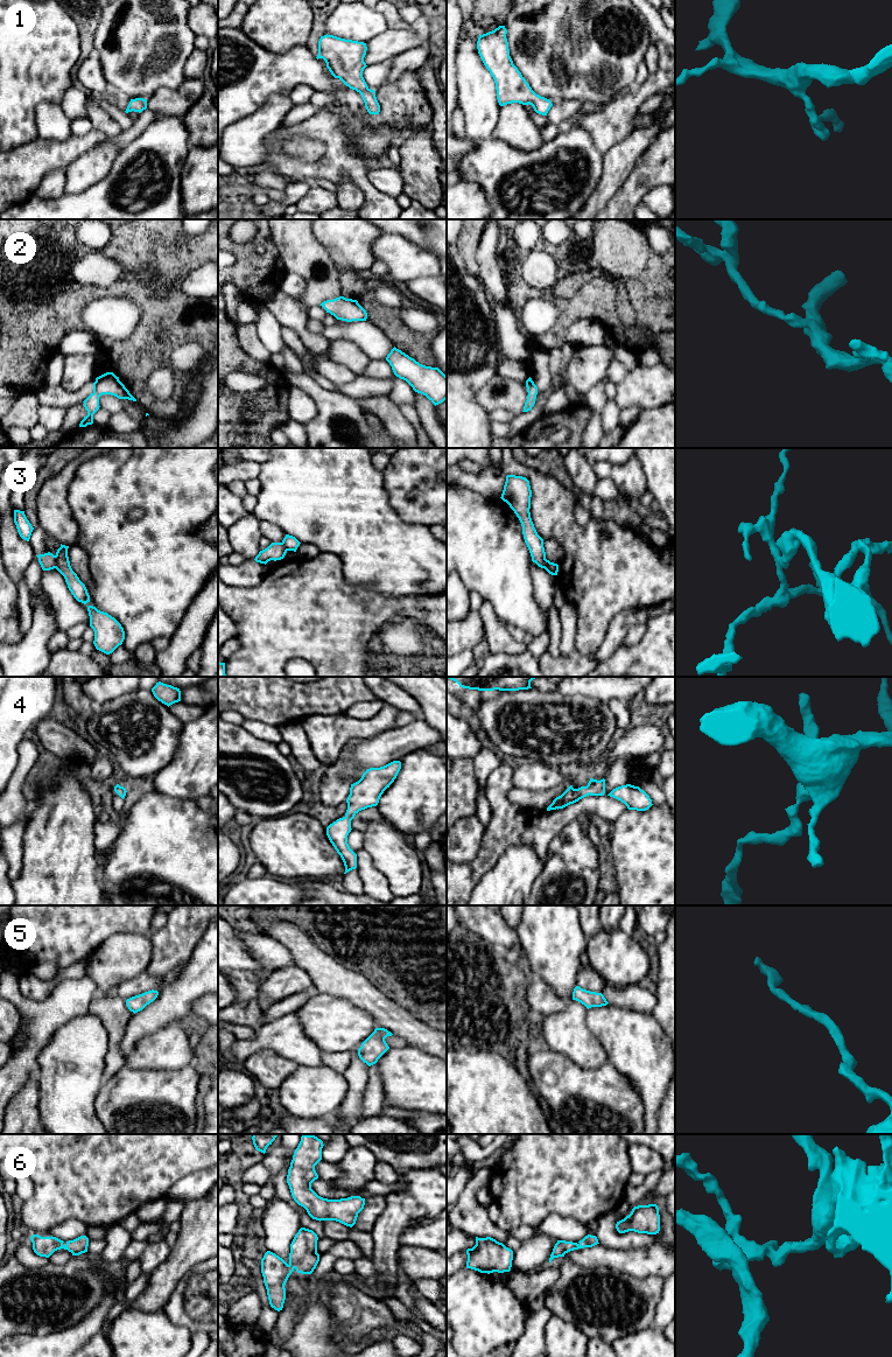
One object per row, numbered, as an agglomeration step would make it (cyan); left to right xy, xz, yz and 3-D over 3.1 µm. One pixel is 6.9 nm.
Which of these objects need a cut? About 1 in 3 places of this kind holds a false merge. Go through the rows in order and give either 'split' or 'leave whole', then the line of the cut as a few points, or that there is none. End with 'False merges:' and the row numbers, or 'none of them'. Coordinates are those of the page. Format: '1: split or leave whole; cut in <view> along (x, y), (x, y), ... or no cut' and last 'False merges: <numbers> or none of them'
1: leave whole; no cut
2: leave whole; no cut
3: split; cut in xy along (54, 555), (56, 567)
4: leave whole; no cut
5: leave whole; no cut
6: leave whole; no cut
False merges: 3

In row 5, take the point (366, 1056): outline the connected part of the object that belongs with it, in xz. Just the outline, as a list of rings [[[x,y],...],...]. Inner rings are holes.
[[[375,1028],[358,1049],[359,1058],[368,1066],[375,1064],[378,1059],[389,1049],[385,1038],[392,1035],[393,1034],[385,1028]]]

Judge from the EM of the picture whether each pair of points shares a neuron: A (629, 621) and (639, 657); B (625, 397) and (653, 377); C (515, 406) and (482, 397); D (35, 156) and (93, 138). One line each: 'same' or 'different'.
A: different
B: same
C: same
D: same

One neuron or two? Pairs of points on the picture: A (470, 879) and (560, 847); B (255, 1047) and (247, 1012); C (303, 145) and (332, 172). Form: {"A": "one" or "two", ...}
{"A": "two", "B": "two", "C": "two"}

